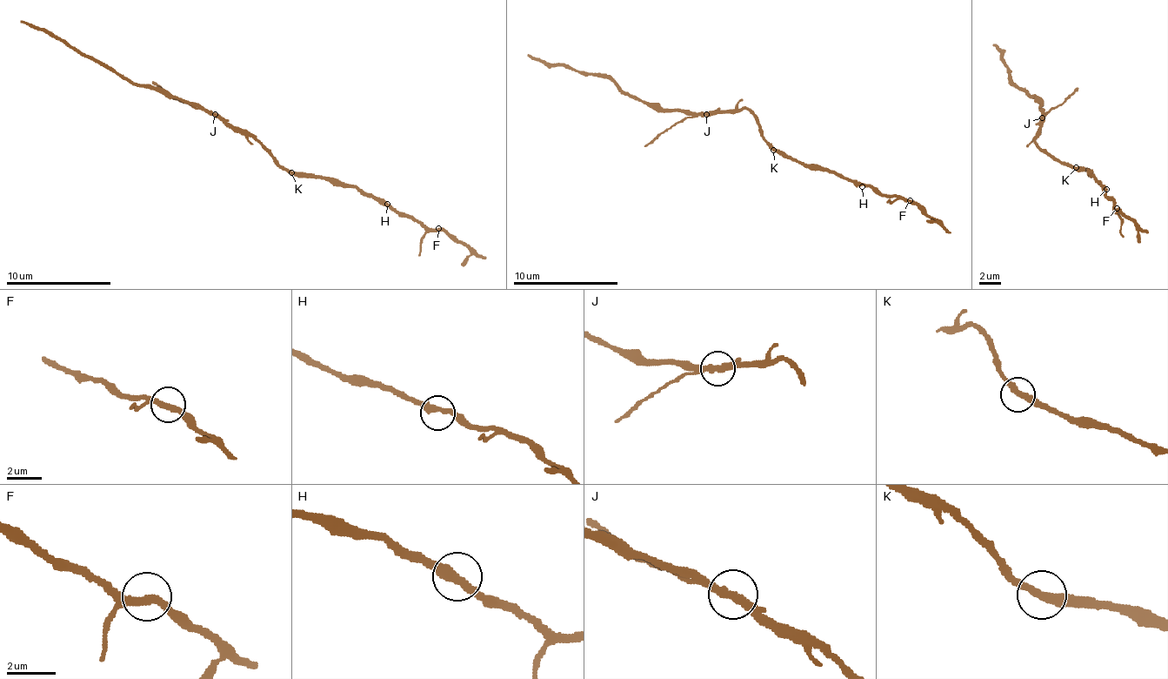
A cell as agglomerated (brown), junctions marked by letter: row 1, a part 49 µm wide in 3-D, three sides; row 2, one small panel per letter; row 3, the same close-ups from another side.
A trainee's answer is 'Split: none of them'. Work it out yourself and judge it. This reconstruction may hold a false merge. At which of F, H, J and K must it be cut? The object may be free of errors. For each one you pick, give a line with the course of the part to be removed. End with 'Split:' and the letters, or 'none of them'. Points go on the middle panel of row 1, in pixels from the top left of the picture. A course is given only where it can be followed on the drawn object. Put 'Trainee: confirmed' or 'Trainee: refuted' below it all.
J: course (705, 113), (665, 128), (644, 145)
Split: J
Trainee: refuted

